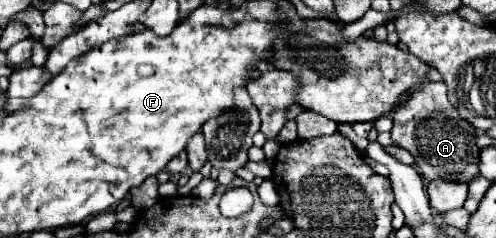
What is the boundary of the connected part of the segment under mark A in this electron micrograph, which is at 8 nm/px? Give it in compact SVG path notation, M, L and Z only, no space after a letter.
M426 83L422 91L414 93L394 111L392 141L414 157L416 169L426 181L444 179L452 183L468 183L478 177L480 147L476 145L478 129L462 119L448 103L444 83Z

